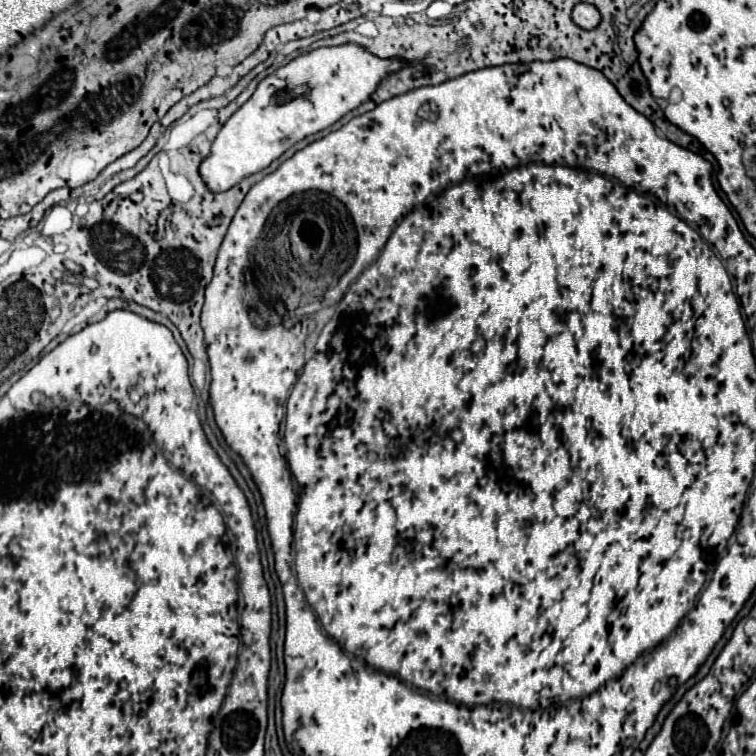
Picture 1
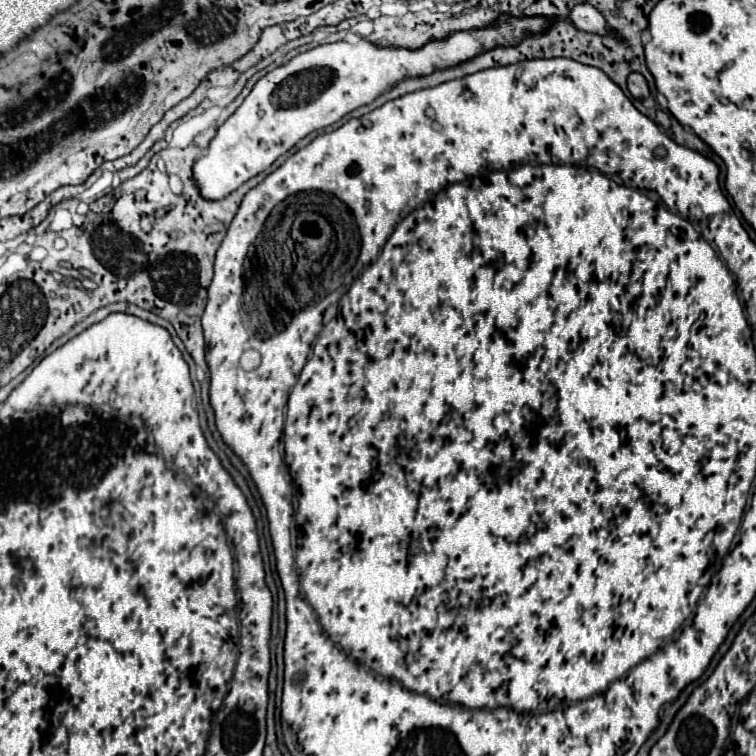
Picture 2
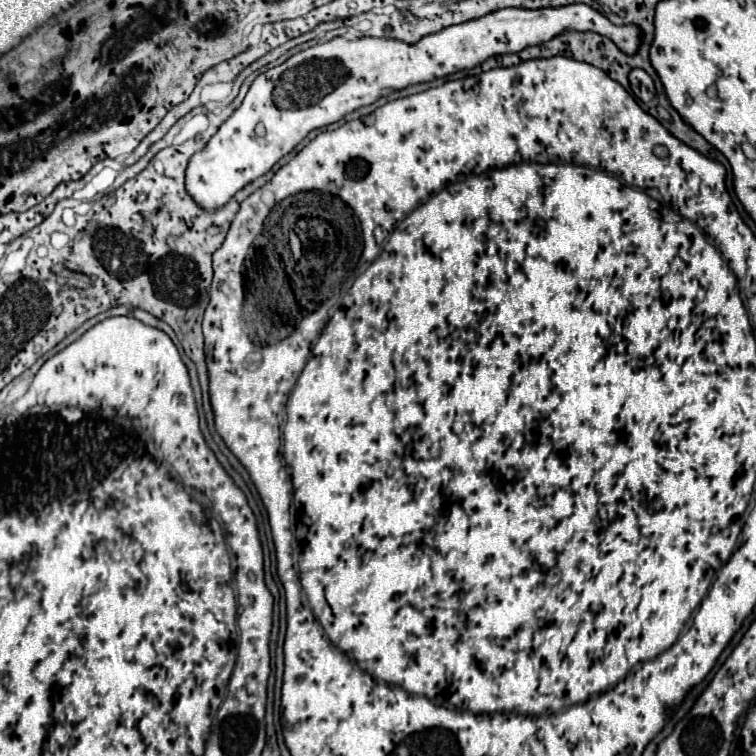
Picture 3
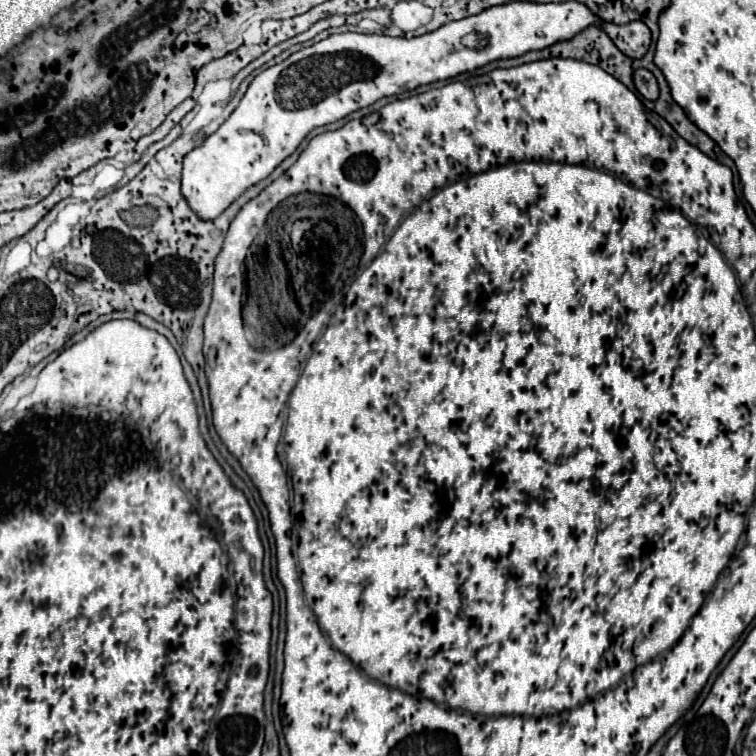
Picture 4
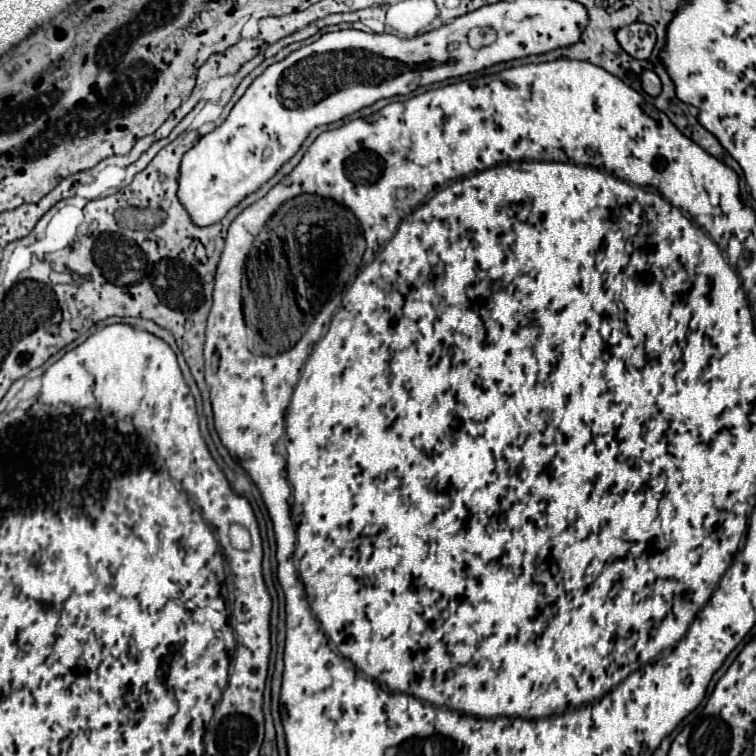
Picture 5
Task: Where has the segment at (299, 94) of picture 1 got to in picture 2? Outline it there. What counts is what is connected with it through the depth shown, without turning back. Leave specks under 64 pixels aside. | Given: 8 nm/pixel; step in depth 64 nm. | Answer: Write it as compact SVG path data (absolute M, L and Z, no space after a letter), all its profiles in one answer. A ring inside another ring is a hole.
M500 16L498 24L486 30L456 32L442 42L430 42L420 50L398 50L374 46L366 40L358 44L334 42L316 46L294 56L288 64L274 68L256 82L242 106L218 128L208 154L194 164L194 178L204 198L220 200L234 192L248 178L264 172L278 156L286 154L298 140L314 130L338 122L352 110L370 104L386 88L396 86L406 76L424 76L436 68L456 66L496 44L516 44L528 30L542 30L544 20L512 20Z

